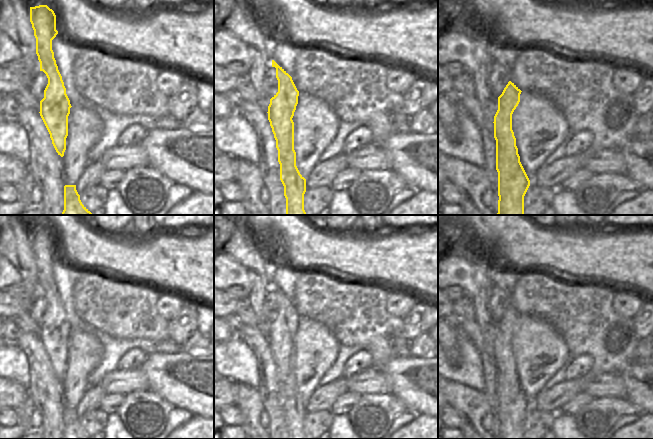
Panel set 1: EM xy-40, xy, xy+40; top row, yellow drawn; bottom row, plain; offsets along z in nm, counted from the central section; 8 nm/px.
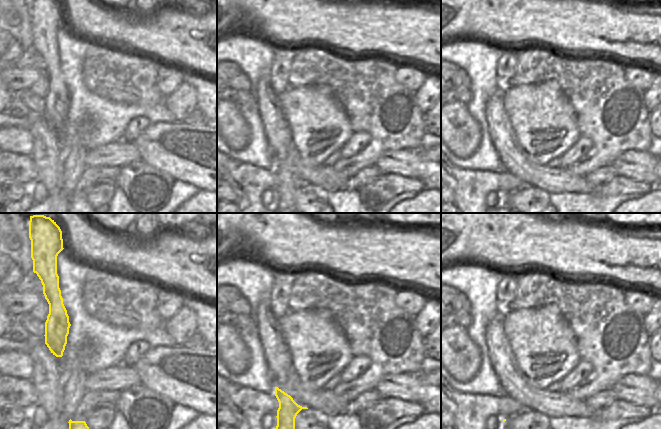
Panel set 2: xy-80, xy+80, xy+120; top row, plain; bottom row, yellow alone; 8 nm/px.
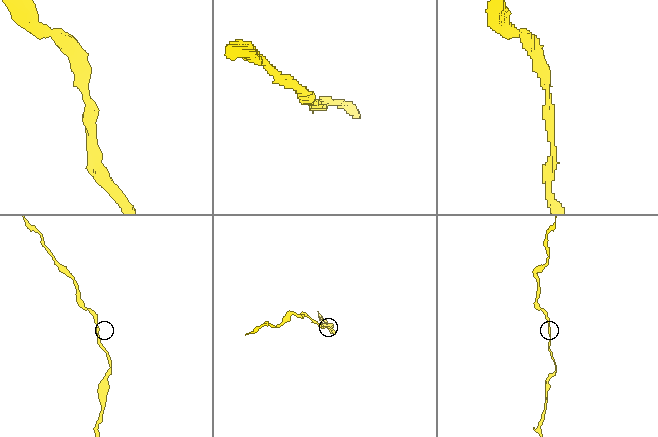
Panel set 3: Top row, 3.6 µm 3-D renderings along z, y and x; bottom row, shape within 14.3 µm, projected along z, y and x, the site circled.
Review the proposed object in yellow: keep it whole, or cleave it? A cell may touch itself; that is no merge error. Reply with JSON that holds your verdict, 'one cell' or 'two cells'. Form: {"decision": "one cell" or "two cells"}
{"decision": "one cell"}

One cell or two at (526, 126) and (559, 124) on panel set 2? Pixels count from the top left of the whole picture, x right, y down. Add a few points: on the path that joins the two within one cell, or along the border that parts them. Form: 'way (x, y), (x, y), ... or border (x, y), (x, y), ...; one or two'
way (534, 124), (551, 124); one

